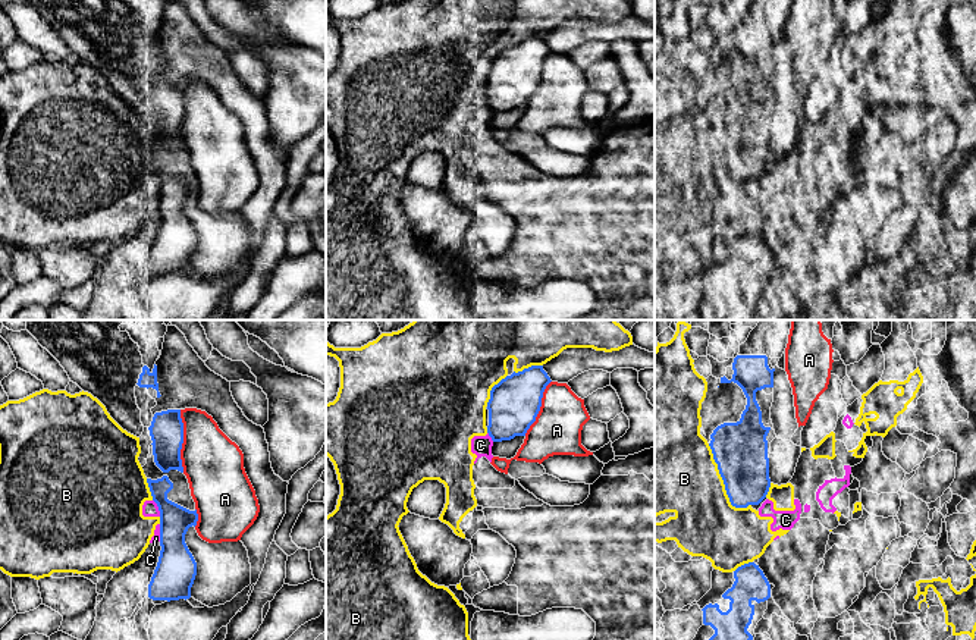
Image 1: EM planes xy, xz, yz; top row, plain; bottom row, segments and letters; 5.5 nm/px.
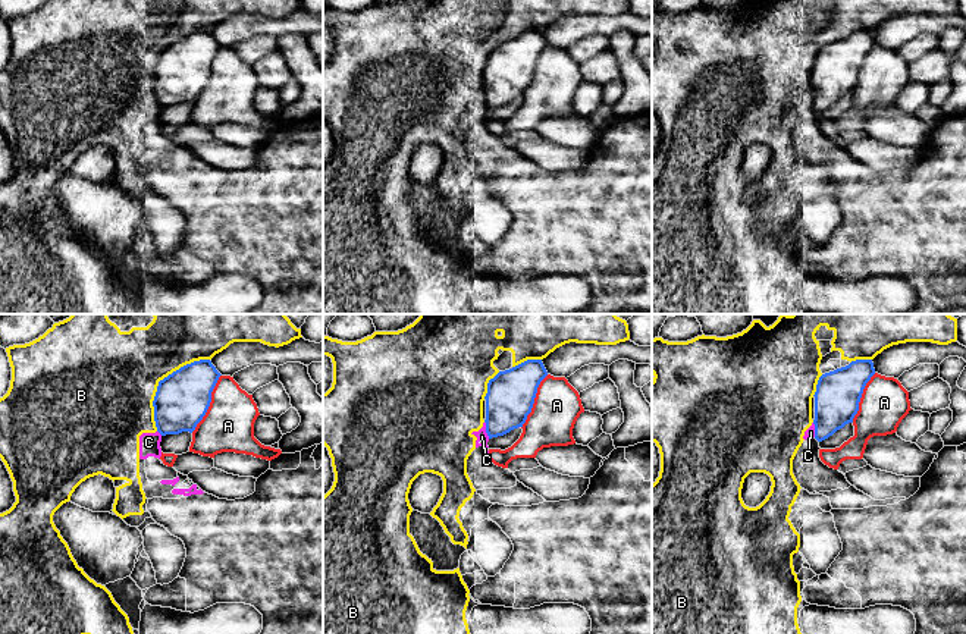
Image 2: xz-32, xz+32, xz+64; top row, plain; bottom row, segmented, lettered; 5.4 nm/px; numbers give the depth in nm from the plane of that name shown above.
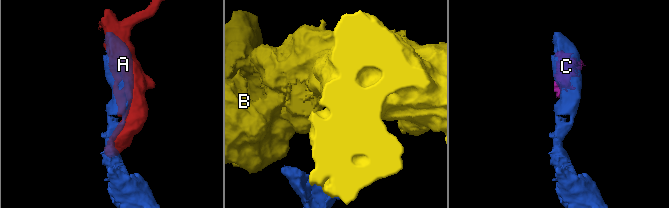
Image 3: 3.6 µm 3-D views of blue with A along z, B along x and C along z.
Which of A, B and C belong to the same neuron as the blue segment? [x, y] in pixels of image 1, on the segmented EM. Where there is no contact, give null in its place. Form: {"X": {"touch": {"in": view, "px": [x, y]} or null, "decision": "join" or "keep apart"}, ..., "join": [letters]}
{"A": {"touch": {"in": "xy", "px": [182, 441]}, "decision": "keep apart"}, "B": {"touch": {"in": "yz", "px": [724, 482]}, "decision": "keep apart"}, "C": {"touch": {"in": "xy", "px": [159, 508]}, "decision": "keep apart"}, "join": []}

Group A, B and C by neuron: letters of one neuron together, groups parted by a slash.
A / B C

